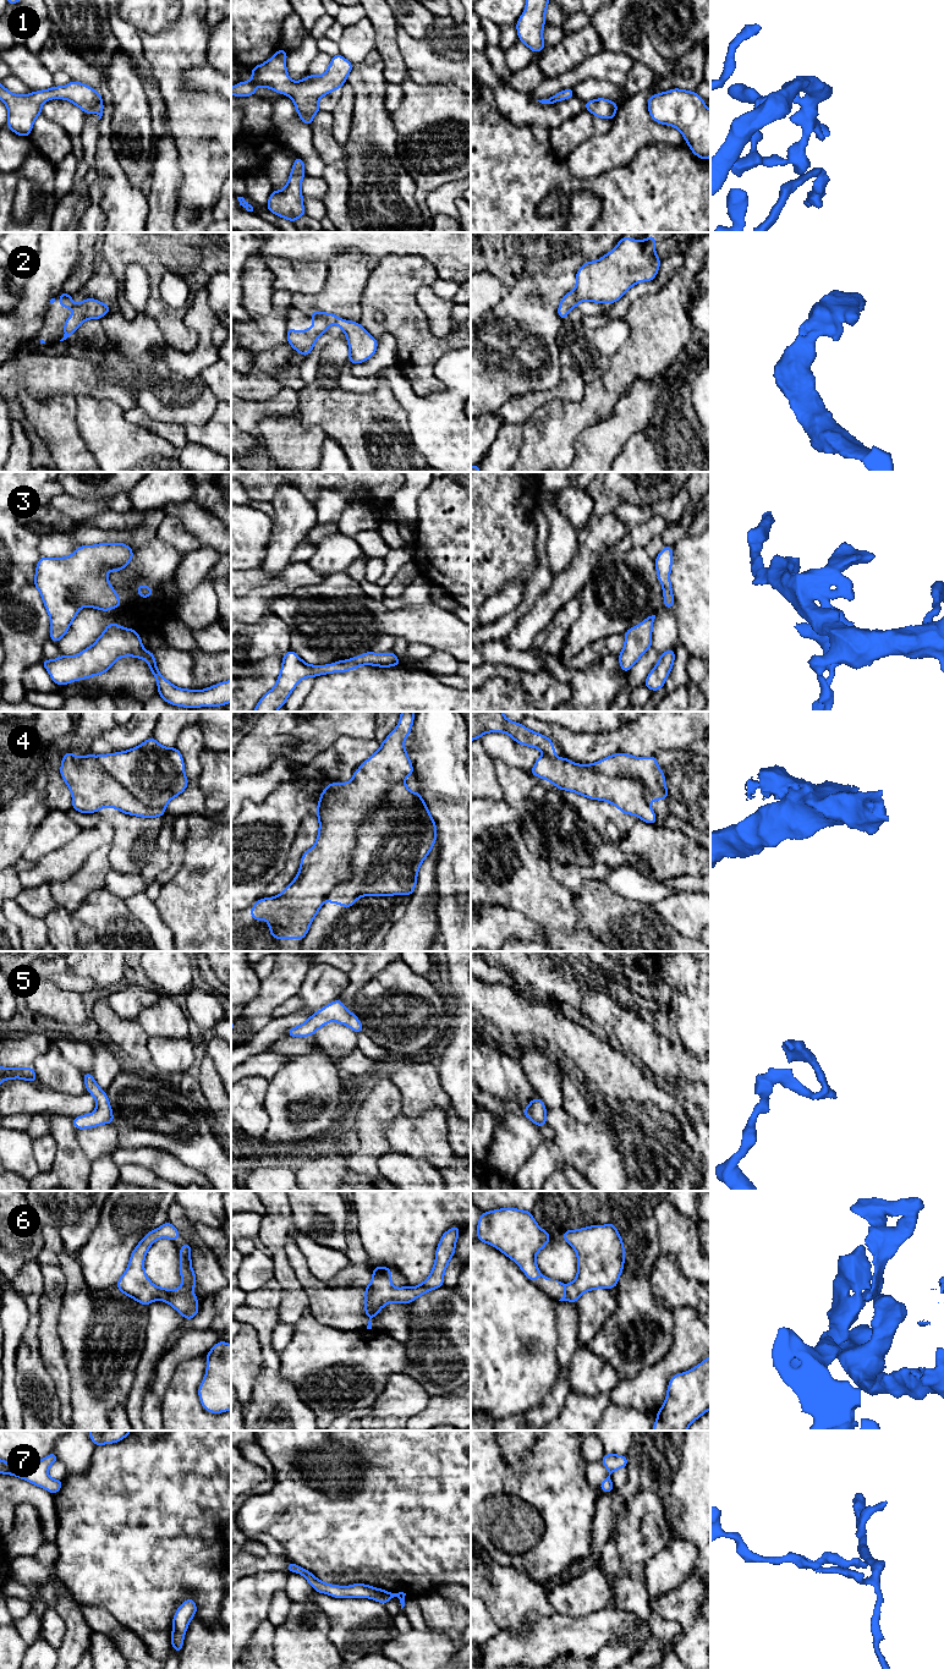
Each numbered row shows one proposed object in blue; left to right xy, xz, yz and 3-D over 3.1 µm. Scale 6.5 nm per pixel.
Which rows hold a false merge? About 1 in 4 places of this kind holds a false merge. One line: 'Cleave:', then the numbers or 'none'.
Cleave: 4

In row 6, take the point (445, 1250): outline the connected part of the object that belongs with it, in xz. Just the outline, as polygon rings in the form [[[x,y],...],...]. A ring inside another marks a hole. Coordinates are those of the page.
[[[452,1226],[443,1234],[435,1251],[435,1262],[429,1277],[419,1285],[410,1288],[394,1288],[391,1284],[390,1267],[373,1267],[373,1277],[364,1288],[364,1312],[369,1318],[367,1329],[372,1329],[371,1319],[390,1302],[411,1303],[426,1292],[444,1286],[444,1273],[455,1255],[460,1228]]]

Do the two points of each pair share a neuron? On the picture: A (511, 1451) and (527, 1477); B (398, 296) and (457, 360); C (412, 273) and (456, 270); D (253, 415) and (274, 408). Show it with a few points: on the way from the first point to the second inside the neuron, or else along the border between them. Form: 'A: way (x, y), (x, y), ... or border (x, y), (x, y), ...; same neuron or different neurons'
A: border (534, 1443), (511, 1462), (498, 1444); different neurons
B: border (457, 349), (446, 351), (435, 362), (433, 374); different neurons
C: border (413, 256), (426, 258), (435, 268), (439, 276); different neurons
D: way (258, 410), (269, 408); same neuron

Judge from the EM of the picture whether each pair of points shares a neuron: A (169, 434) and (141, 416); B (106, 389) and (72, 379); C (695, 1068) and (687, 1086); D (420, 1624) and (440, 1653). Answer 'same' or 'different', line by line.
A: same
B: same
C: different
D: different

